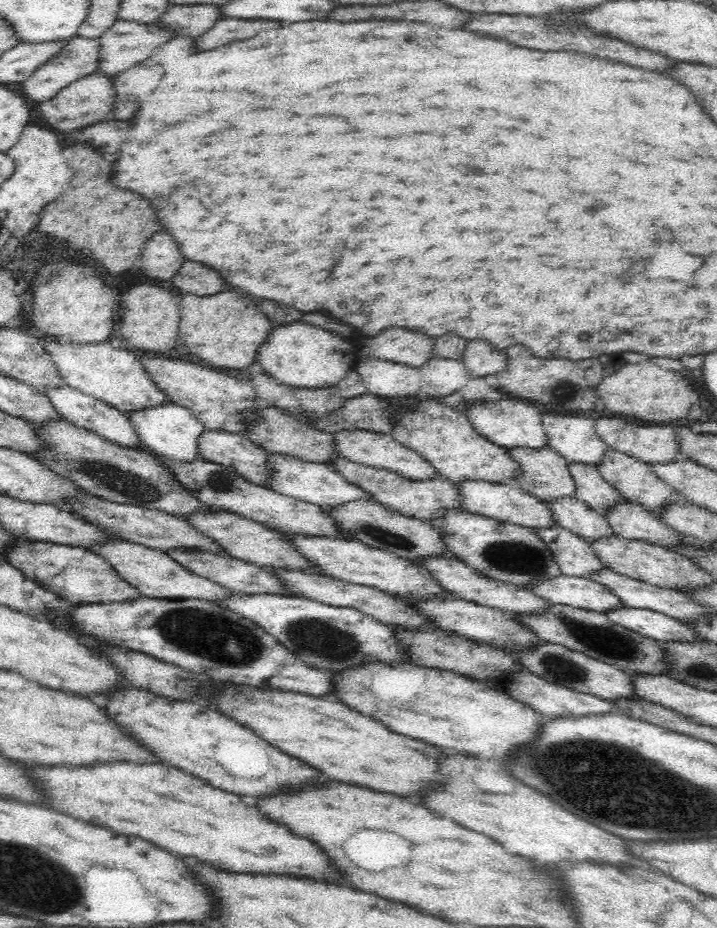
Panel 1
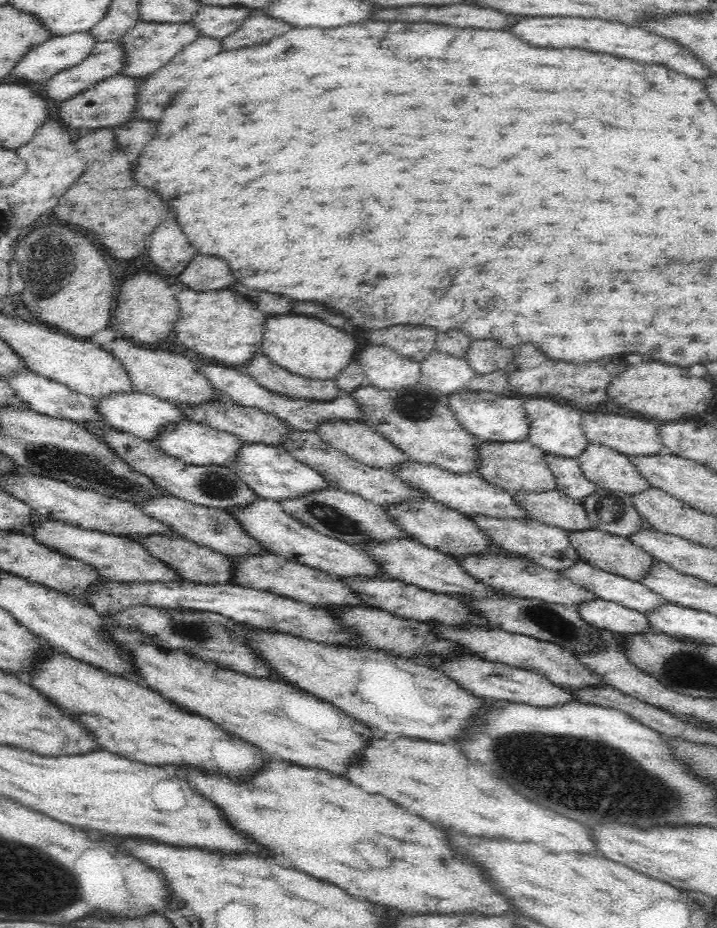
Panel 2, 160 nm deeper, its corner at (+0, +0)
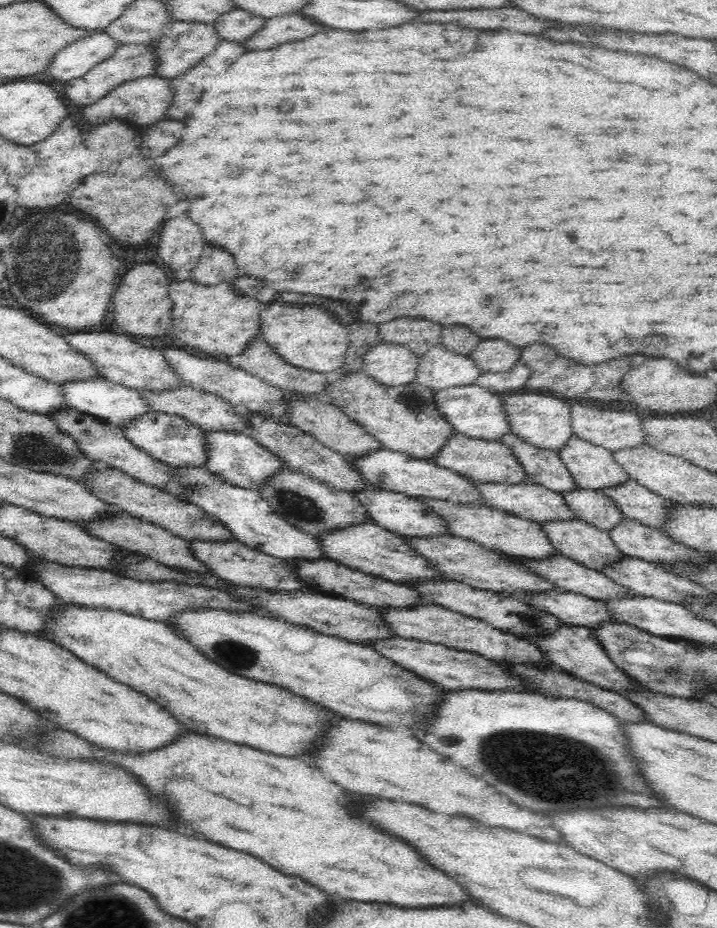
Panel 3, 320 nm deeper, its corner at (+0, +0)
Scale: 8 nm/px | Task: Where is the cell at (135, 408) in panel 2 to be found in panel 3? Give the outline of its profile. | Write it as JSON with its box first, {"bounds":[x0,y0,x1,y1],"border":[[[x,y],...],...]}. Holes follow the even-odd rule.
{"bounds":[58,377,149,427],"border":[[[92,377],[88,380],[68,380],[68,382],[62,382],[58,385],[60,385],[60,393],[64,395],[64,406],[98,417],[119,427],[126,422],[130,422],[130,420],[134,420],[136,416],[142,416],[149,411],[146,407],[146,401],[140,397],[138,391],[104,378]]]}

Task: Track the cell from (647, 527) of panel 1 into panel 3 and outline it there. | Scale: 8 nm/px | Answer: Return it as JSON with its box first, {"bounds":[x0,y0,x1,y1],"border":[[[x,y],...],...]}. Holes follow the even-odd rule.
{"bounds":[560,489,623,531],"border":[[[574,489],[560,493],[574,518],[594,525],[603,531],[614,528],[623,520],[620,509],[612,499],[590,489]]]}

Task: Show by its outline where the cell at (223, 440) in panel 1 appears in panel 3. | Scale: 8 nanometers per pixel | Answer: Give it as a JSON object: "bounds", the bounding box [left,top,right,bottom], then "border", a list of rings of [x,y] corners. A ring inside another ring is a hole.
{"bounds":[120,410,206,467],"border":[[[149,410],[146,414],[136,416],[134,420],[122,424],[120,429],[134,447],[146,452],[152,459],[171,467],[203,466],[206,462],[205,434],[197,425],[182,417]]]}

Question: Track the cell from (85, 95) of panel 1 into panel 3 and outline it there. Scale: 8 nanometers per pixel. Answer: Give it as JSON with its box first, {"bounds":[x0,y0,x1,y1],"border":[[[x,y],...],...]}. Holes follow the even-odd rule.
{"bounds":[83,75,174,126],"border":[[[154,75],[117,86],[106,96],[103,96],[102,100],[98,100],[98,103],[83,109],[83,115],[92,124],[103,124],[112,118],[116,118],[126,122],[126,124],[146,124],[146,126],[150,126],[150,124],[156,124],[156,122],[166,118],[166,112],[172,104],[172,98],[174,98],[174,90],[172,90],[170,79]]]}

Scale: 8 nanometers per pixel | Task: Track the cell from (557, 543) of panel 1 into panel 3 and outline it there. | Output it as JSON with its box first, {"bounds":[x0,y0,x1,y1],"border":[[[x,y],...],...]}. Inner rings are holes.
{"bounds":[421,498,559,560],"border":[[[421,498],[422,503],[428,505],[428,509],[442,520],[446,521],[448,534],[462,537],[482,545],[484,548],[495,548],[500,552],[505,552],[515,558],[527,558],[528,560],[540,560],[542,558],[550,558],[554,554],[559,554],[554,547],[550,546],[550,541],[546,537],[544,530],[540,529],[537,522],[523,519],[516,515],[510,515],[506,511],[498,510],[494,507],[488,507],[478,504],[466,502],[460,504],[446,501]]]}

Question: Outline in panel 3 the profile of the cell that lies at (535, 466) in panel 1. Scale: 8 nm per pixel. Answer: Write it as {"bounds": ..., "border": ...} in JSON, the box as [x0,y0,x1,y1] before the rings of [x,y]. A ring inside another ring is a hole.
{"bounds":[428,434,528,484],"border":[[[452,434],[432,458],[428,461],[454,471],[459,475],[464,475],[473,482],[505,482],[506,484],[520,484],[528,482],[522,465],[516,461],[512,449],[494,440],[470,439],[462,434]]]}

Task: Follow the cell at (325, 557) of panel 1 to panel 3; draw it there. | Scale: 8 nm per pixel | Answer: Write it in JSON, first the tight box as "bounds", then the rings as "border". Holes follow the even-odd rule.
{"bounds":[172,466,322,560],"border":[[[204,466],[172,467],[182,500],[200,507],[206,514],[220,521],[232,533],[232,538],[268,556],[289,560],[316,560],[322,557],[320,543],[310,533],[302,532],[282,517],[252,488],[234,486],[222,480]]]}

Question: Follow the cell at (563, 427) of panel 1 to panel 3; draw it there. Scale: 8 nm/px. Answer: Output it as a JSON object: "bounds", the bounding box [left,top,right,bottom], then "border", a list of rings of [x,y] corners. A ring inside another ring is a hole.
{"bounds":[500,393,573,451],"border":[[[524,393],[504,395],[504,397],[500,395],[500,401],[510,425],[509,433],[527,444],[556,451],[562,449],[562,446],[573,436],[570,427],[570,407],[566,400],[538,393]]]}

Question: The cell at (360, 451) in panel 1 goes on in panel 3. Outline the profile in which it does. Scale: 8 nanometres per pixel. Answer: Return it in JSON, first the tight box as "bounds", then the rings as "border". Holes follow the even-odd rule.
{"bounds":[282,391,382,460],"border":[[[282,391],[288,408],[284,410],[286,424],[298,428],[301,432],[312,436],[323,446],[339,452],[346,460],[354,460],[356,456],[370,454],[374,450],[382,449],[377,442],[360,425],[346,416],[340,409],[330,402],[322,401],[318,394],[302,394],[301,392]]]}

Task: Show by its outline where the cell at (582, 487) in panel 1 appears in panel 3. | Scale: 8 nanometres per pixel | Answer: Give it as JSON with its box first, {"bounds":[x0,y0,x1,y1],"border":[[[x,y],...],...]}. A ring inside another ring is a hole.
{"bounds":[499,433,576,493],"border":[[[510,433],[504,434],[499,442],[512,449],[516,461],[524,469],[528,482],[542,485],[557,493],[576,489],[574,479],[562,465],[555,450],[534,447]]]}

